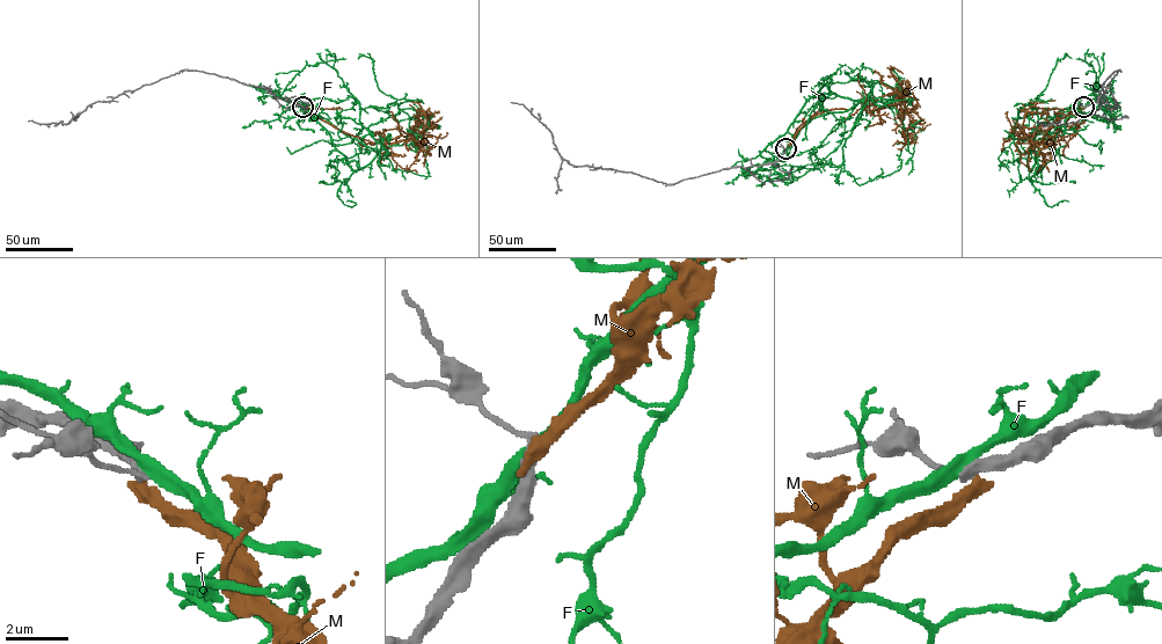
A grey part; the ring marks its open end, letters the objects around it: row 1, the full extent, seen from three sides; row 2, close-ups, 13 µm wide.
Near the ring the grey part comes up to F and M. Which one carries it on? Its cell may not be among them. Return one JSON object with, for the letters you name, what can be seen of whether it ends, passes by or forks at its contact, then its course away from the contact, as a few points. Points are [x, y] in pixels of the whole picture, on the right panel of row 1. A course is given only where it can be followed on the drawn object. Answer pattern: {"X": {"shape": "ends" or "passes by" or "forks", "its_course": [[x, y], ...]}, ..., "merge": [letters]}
{"merge": []}

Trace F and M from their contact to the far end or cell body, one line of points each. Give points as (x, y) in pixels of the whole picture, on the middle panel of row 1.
F: (784, 149), (812, 118), (847, 111), (860, 100), (830, 93), (811, 96), (760, 155), (781, 161), (828, 141)
M: (784, 149), (812, 117), (828, 110), (850, 109), (892, 93), (905, 143), (929, 124)

